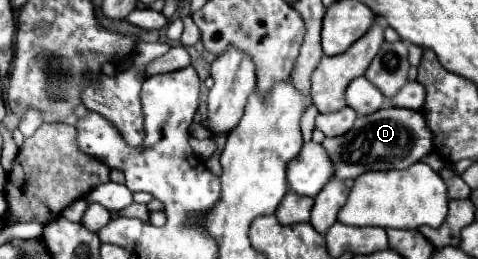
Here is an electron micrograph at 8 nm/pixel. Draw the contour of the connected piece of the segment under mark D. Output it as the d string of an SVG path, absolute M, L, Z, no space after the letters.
M384 105L372 115L358 117L354 127L340 137L326 137L322 141L324 149L336 165L334 179L356 179L366 171L388 171L388 169L406 169L418 163L422 157L434 149L434 133L428 127L424 115L414 109Z

